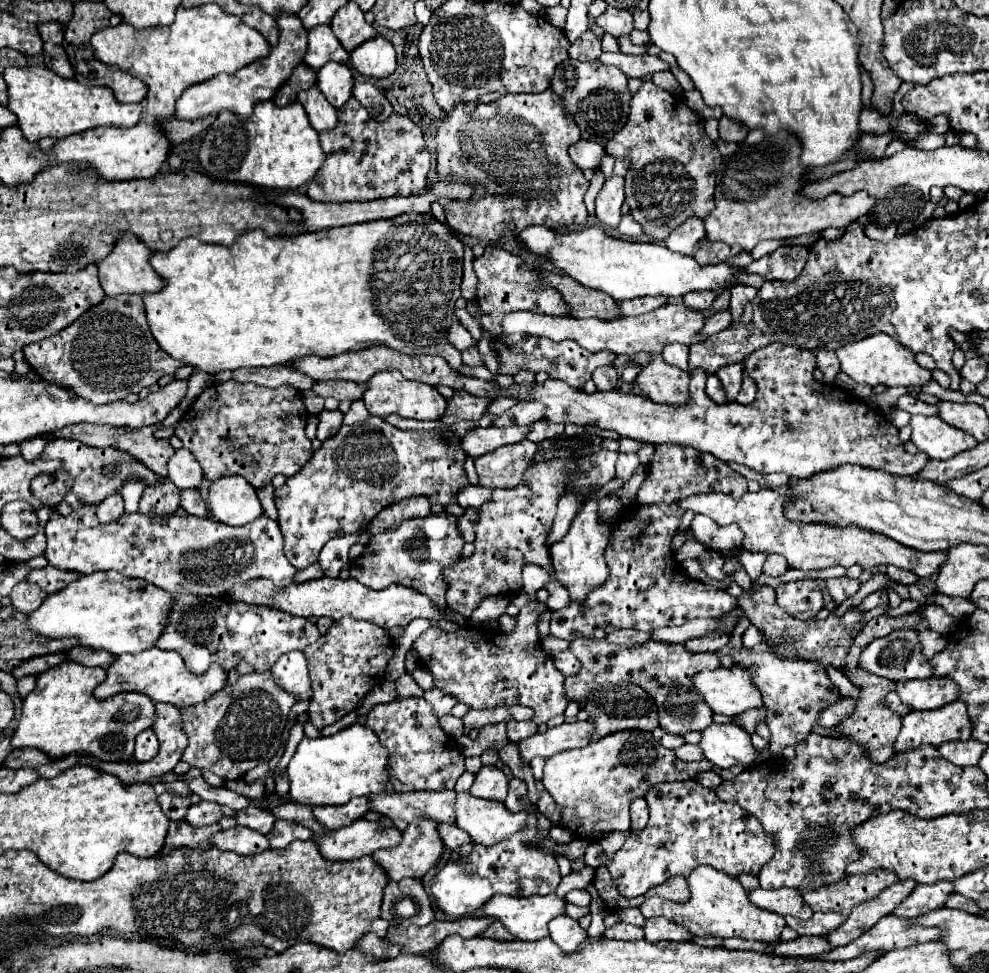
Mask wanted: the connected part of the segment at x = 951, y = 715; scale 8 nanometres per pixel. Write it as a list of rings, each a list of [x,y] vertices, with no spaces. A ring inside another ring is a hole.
[[[954,700],[938,710],[914,710],[904,716],[902,730],[896,738],[894,750],[918,748],[922,744],[940,746],[950,740],[968,740],[972,734],[972,722],[964,700]]]

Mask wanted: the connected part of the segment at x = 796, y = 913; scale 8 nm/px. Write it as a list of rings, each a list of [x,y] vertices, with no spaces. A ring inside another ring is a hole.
[[[758,888],[758,890],[748,892],[748,896],[756,906],[760,906],[768,912],[776,912],[780,916],[794,916],[798,920],[810,920],[814,914],[798,890],[788,890],[788,888],[764,890],[764,888]]]

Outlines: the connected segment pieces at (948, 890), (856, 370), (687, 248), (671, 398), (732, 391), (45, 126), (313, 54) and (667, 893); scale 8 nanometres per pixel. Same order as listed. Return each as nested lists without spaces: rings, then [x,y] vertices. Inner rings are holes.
[[[940,880],[930,886],[918,884],[914,892],[894,910],[894,914],[906,918],[918,918],[926,912],[944,908],[950,894],[954,894],[954,884],[950,880]]]
[[[874,334],[868,340],[842,346],[836,354],[840,358],[842,372],[846,372],[854,382],[864,382],[870,386],[924,386],[932,380],[932,372],[920,368],[914,360],[914,352],[886,334]]]
[[[690,218],[690,220],[686,220],[686,224],[682,224],[682,228],[678,228],[674,234],[670,234],[668,240],[664,240],[664,246],[670,248],[672,252],[692,256],[698,250],[698,242],[704,238],[706,238],[704,222],[698,218]]]
[[[654,356],[648,366],[636,376],[636,384],[642,394],[656,404],[684,406],[690,400],[688,374],[666,364],[660,356]]]
[[[738,362],[738,364],[730,364],[730,366],[724,366],[724,368],[718,368],[718,370],[716,370],[716,376],[720,378],[720,382],[722,382],[722,386],[724,386],[724,390],[726,390],[726,394],[728,394],[728,400],[730,400],[730,402],[734,402],[734,400],[736,400],[736,396],[738,396],[738,392],[740,392],[742,372],[744,372],[744,368],[742,368],[742,364],[740,364],[740,362]]]
[[[46,66],[6,68],[4,80],[8,84],[8,108],[18,116],[18,128],[28,142],[40,138],[66,138],[96,126],[136,126],[142,114],[140,104],[120,104],[114,92],[106,86],[84,86],[76,80],[60,78]]]
[[[322,26],[322,28],[312,28],[310,34],[310,44],[308,44],[308,52],[304,56],[304,62],[314,68],[320,70],[326,62],[348,62],[348,52],[342,48],[342,44],[336,40],[334,32],[330,30],[330,26]]]
[[[676,876],[674,880],[668,880],[666,884],[650,890],[644,898],[650,898],[650,896],[660,896],[660,898],[666,898],[672,902],[686,902],[686,900],[690,900],[690,890],[688,890],[686,878]]]

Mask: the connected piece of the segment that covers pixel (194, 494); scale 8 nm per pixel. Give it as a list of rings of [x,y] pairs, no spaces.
[[[182,490],[182,508],[192,514],[192,516],[200,516],[200,518],[208,518],[208,510],[206,510],[206,502],[200,496],[198,490]]]

